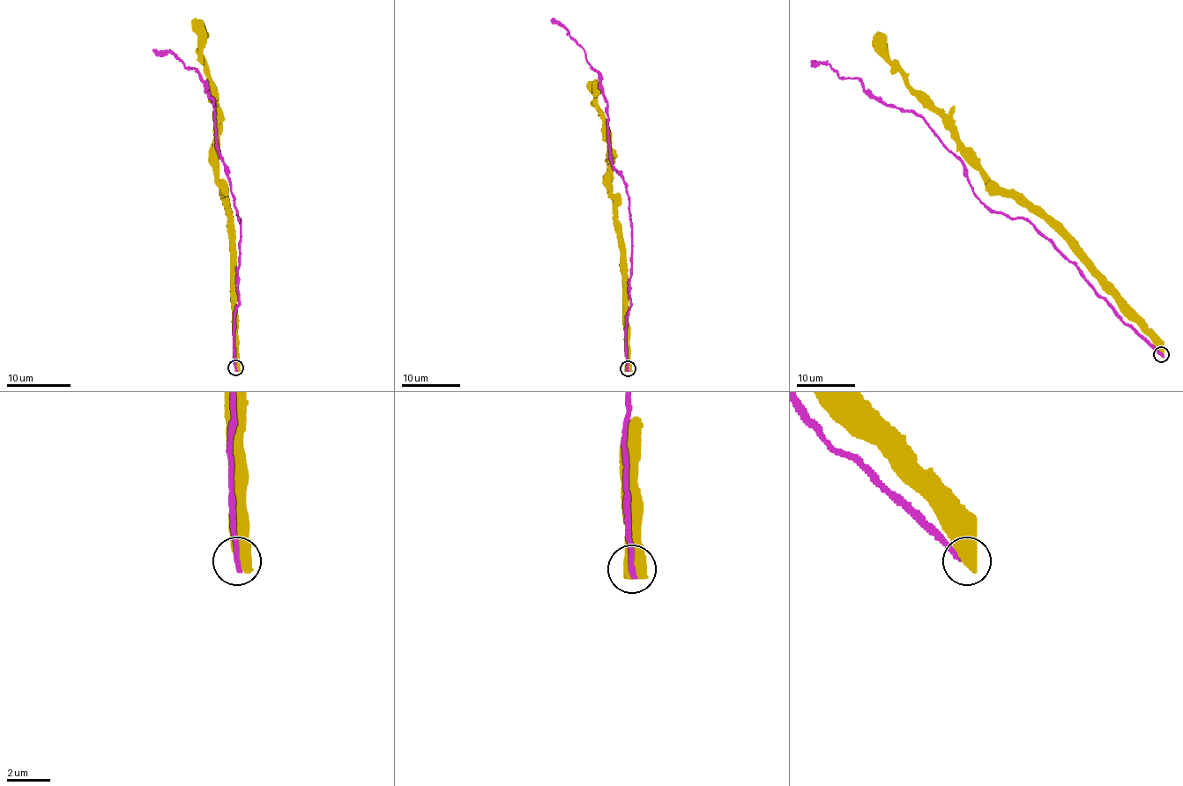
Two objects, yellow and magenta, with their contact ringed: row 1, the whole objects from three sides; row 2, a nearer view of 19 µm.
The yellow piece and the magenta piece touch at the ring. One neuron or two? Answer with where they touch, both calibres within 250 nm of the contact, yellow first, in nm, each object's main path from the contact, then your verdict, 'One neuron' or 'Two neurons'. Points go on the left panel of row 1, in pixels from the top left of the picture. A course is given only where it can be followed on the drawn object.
Place: (235, 367). Thickness 700 nm (yellow) against 320 nm. Course of yellow: (234, 367), (234, 238), (224, 184), (218, 178), (218, 92), (208, 76), (201, 50), (201, 25), (195, 18). Course of magenta: (234, 367), (240, 224), (226, 168), (219, 155), (214, 104), (193, 68), (173, 54), (152, 50). Two neurons

